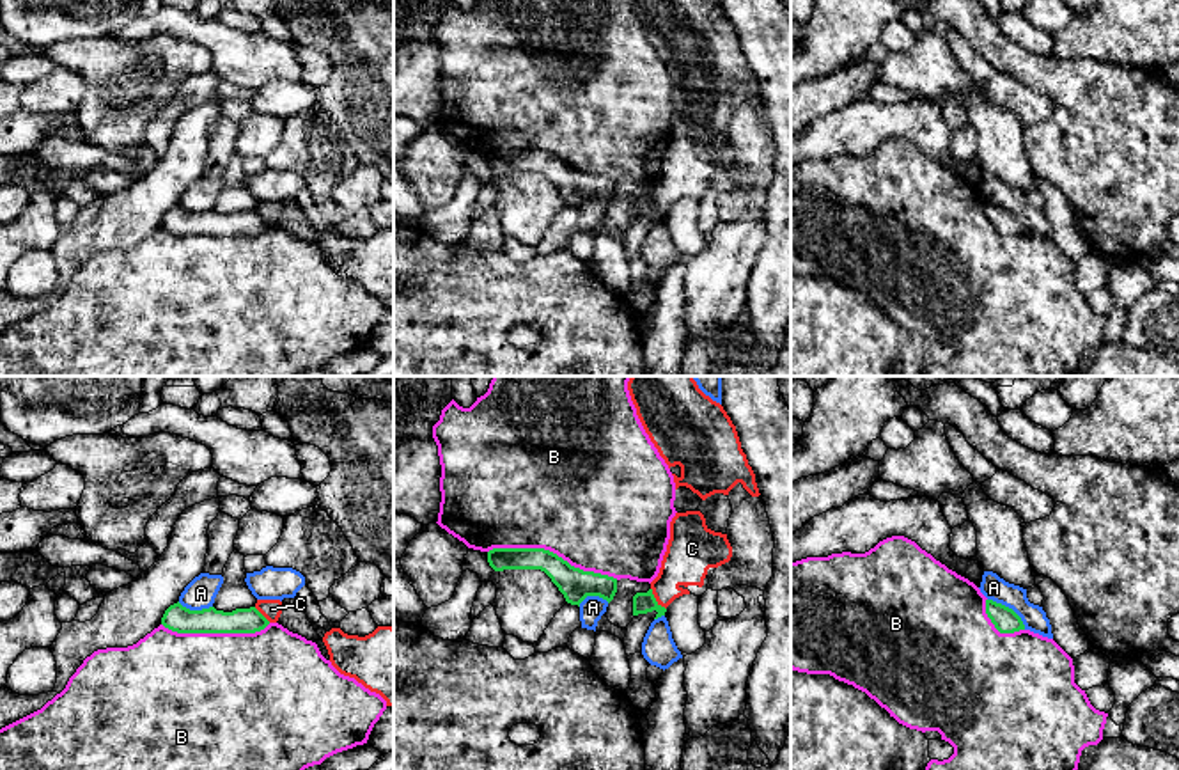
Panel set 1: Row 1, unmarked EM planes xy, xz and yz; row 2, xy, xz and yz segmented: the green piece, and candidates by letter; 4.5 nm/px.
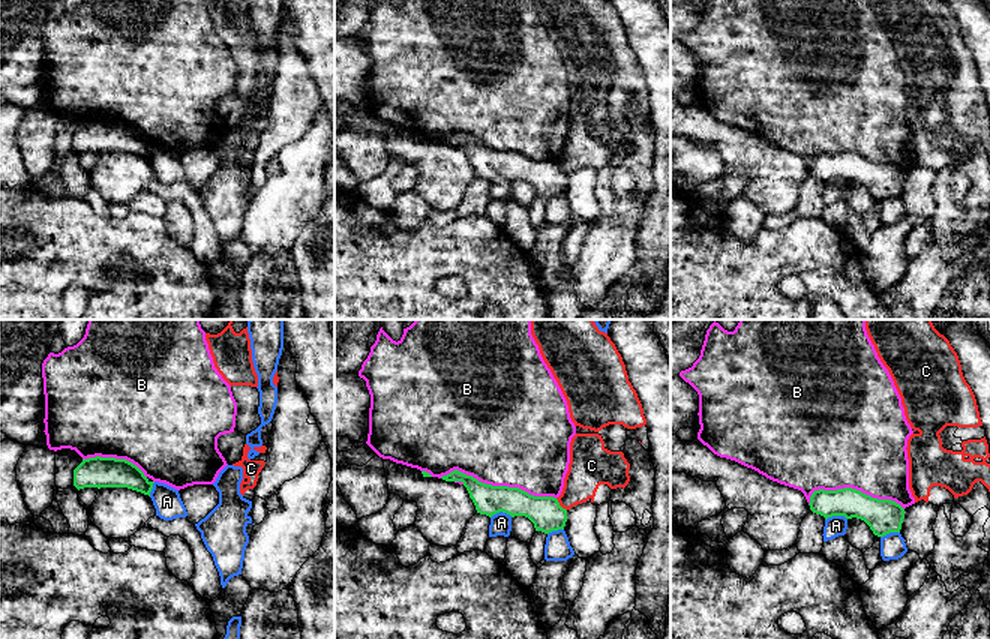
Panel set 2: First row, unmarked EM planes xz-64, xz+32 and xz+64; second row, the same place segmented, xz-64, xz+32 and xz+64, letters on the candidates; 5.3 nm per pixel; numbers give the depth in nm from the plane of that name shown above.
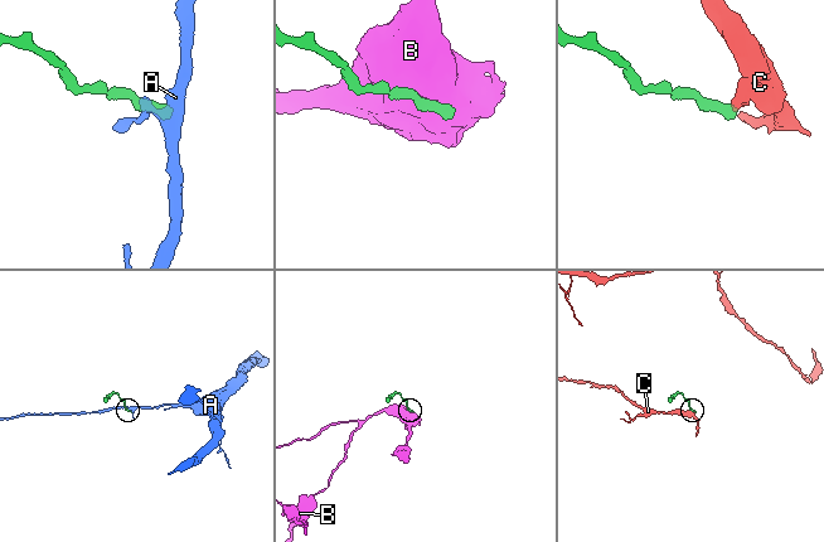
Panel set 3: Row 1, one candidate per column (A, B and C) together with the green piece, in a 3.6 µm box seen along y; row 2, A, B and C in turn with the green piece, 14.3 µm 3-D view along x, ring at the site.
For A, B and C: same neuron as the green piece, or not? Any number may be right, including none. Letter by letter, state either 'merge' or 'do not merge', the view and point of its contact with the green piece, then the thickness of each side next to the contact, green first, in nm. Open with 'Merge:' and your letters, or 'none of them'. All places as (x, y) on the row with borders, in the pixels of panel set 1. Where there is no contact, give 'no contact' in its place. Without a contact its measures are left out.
Merge: none of them
A: do not merge; meets green in yz at (1007, 607); 110 nm thick on the green side, 110 nm on the other
B: do not merge; meets green in xz at (552, 552); 150 nm thick on the green side, 500 nm on the other
C: do not merge; meets green in xz at (655, 598); 100 nm thick on the green side, 220 nm on the other

